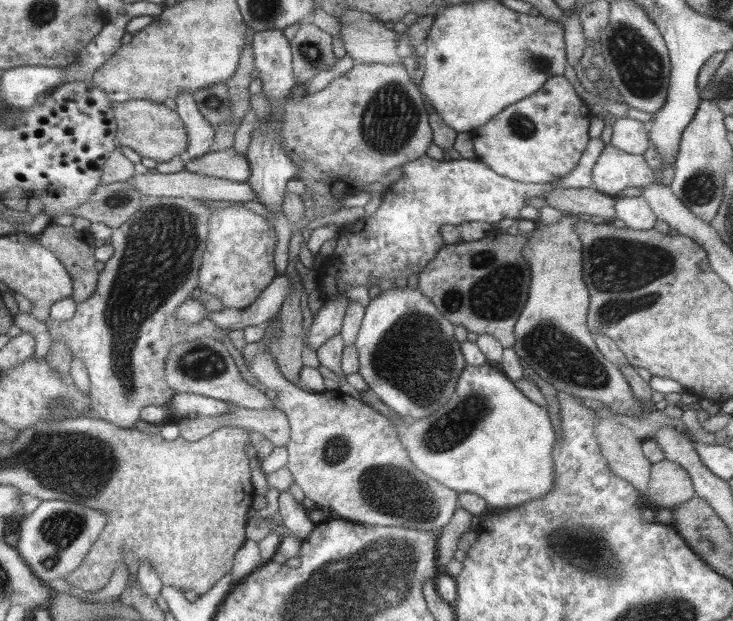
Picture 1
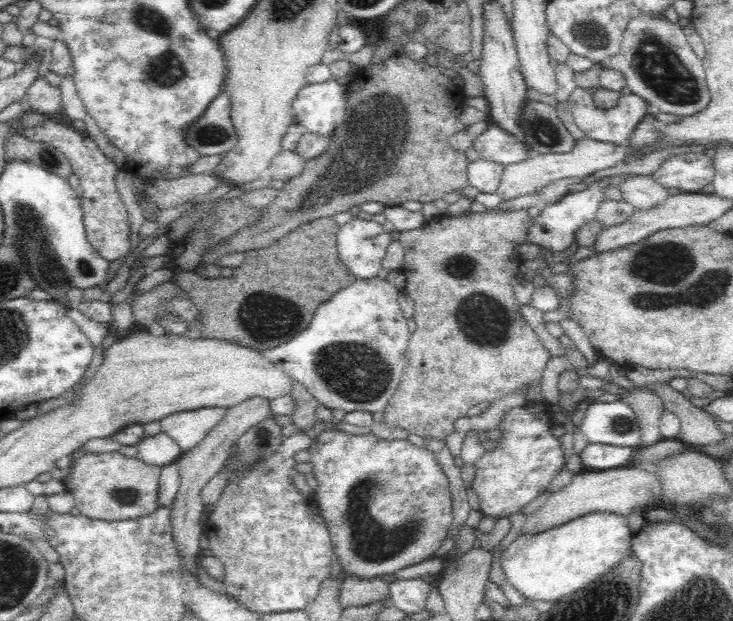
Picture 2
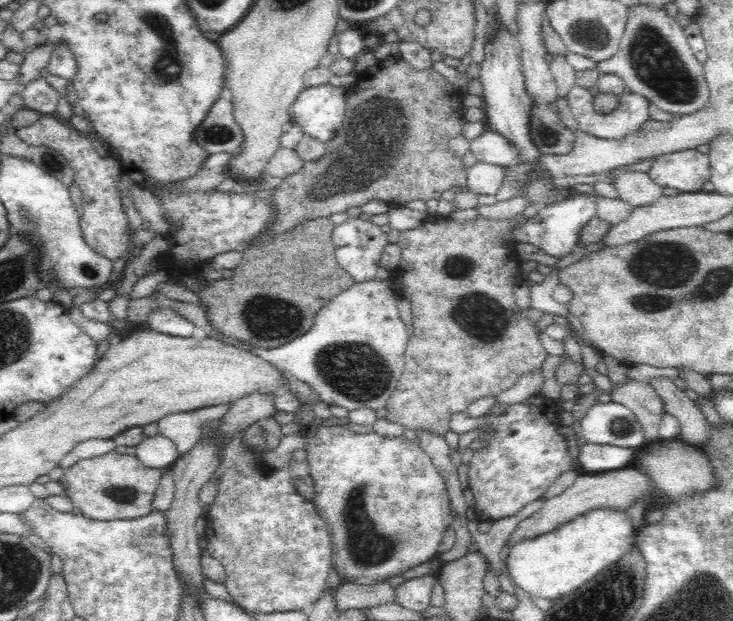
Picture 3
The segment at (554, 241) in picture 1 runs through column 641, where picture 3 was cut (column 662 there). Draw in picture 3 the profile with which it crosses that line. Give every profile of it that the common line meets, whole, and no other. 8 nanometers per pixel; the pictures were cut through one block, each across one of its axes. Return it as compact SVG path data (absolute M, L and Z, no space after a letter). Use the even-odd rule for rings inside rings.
M648 382L612 383L612 390L607 393L610 400L626 406L640 422L645 437L645 444L658 442L659 425L665 416L663 401Z

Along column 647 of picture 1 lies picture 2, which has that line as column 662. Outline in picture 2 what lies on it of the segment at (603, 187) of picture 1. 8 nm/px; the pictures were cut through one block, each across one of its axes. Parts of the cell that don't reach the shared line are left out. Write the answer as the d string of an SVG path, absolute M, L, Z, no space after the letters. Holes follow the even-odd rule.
M688 152L662 162L651 174L653 179L668 188L678 188L682 193L698 193L713 182L714 163L706 154Z

